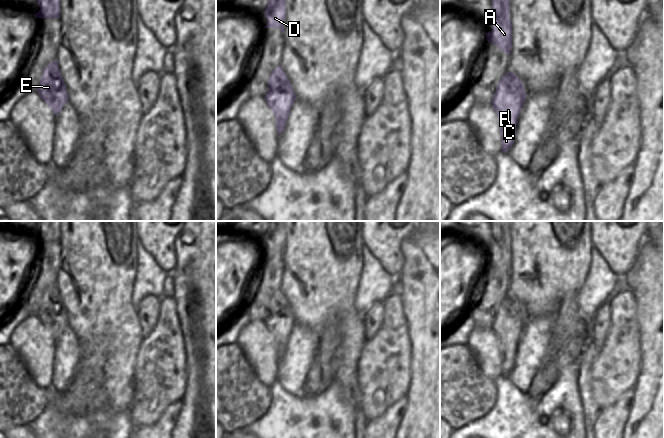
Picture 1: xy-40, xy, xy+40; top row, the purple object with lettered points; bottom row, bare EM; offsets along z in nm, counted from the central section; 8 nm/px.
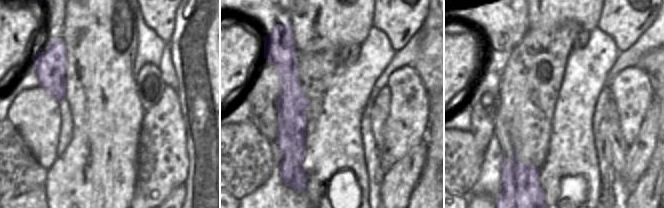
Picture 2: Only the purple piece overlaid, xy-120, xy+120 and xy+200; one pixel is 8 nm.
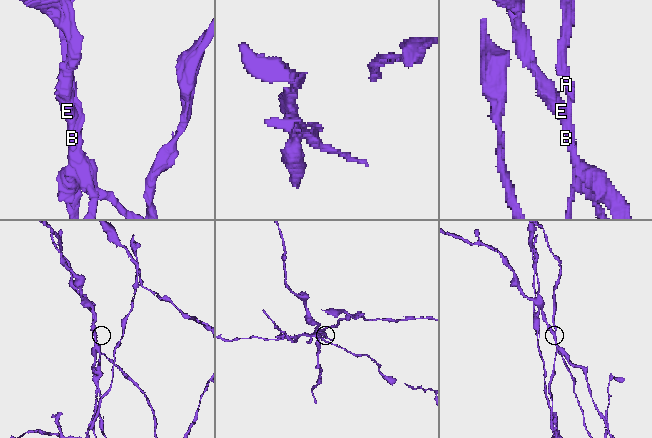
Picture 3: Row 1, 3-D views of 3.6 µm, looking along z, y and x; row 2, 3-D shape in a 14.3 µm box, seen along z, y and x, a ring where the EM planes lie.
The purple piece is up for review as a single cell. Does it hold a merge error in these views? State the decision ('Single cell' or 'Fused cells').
Fused cells.

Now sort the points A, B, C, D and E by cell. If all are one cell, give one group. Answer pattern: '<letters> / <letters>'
A D / B C E

